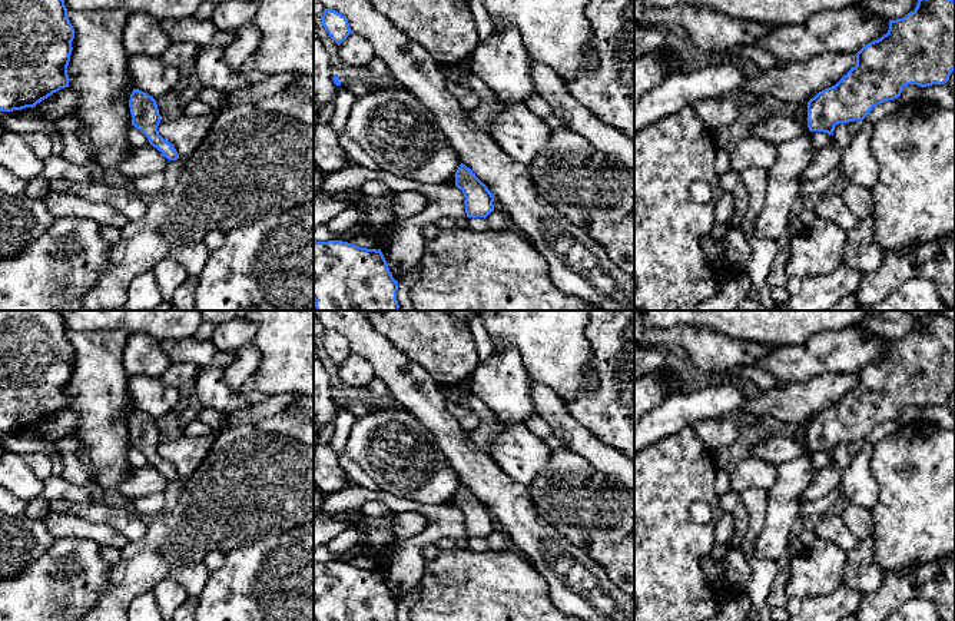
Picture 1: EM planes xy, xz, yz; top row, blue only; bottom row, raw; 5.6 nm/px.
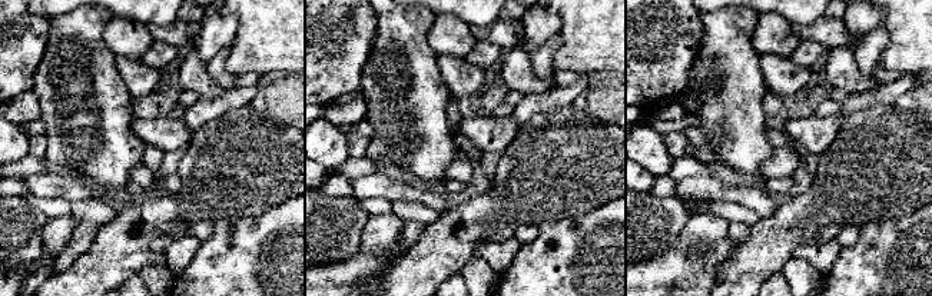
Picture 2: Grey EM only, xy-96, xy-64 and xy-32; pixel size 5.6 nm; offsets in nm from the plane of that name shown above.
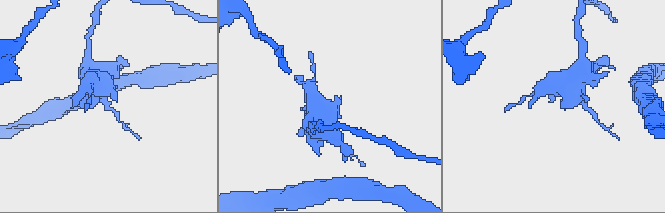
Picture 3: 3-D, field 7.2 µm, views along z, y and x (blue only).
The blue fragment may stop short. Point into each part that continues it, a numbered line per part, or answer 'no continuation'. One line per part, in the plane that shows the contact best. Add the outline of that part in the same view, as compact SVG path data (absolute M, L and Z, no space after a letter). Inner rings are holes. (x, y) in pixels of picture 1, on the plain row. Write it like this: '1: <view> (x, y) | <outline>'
no continuation

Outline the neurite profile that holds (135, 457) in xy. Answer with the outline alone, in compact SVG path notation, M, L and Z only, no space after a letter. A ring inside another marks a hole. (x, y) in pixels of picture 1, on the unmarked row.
M135 446L129 448L127 461L135 469L150 465L147 458L139 449L136 449Z

